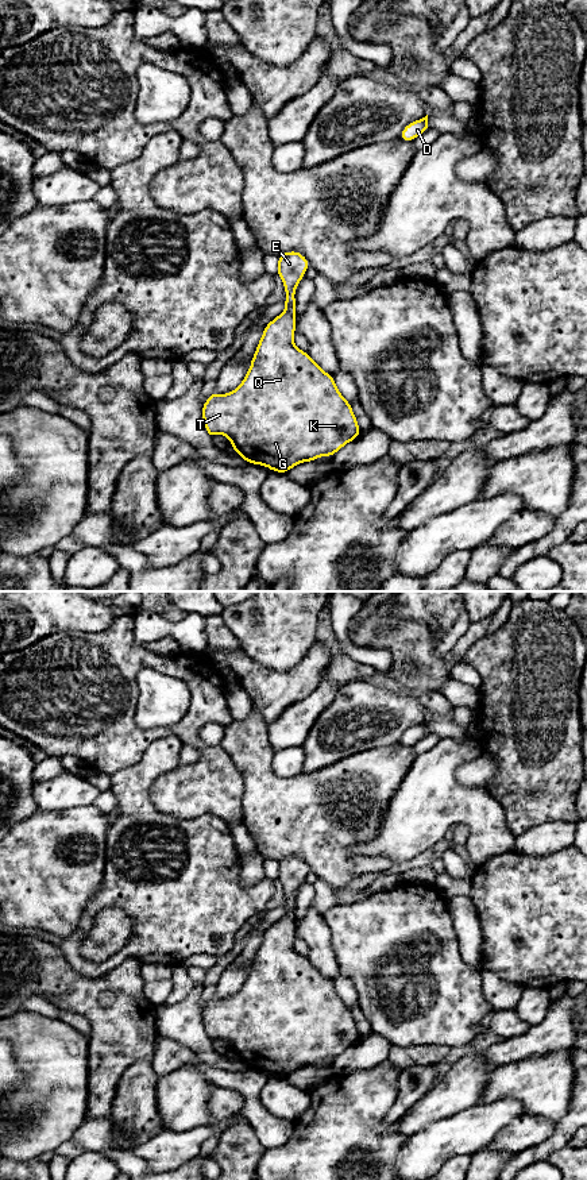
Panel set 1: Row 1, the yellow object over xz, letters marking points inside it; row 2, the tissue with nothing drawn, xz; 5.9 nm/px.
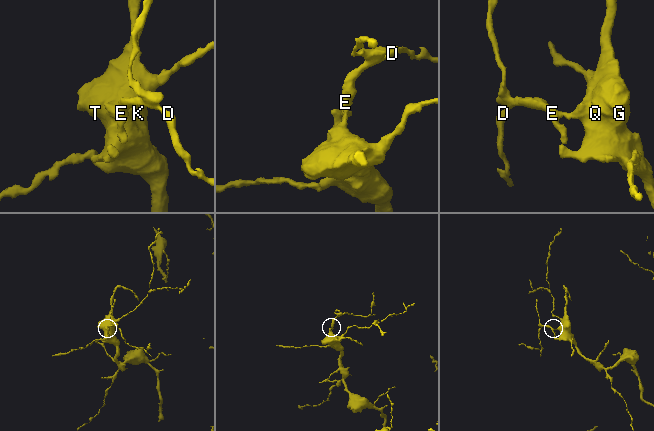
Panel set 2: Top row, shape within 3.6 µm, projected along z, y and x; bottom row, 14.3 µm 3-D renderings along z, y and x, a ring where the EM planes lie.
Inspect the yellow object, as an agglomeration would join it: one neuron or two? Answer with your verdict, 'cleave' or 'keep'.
keep

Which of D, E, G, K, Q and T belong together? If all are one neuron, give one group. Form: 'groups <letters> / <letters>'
groups D E G K Q T

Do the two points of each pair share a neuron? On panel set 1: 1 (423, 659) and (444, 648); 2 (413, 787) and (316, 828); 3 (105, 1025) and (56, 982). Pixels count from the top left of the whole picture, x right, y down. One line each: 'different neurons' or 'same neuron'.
1: different neurons
2: different neurons
3: same neuron

